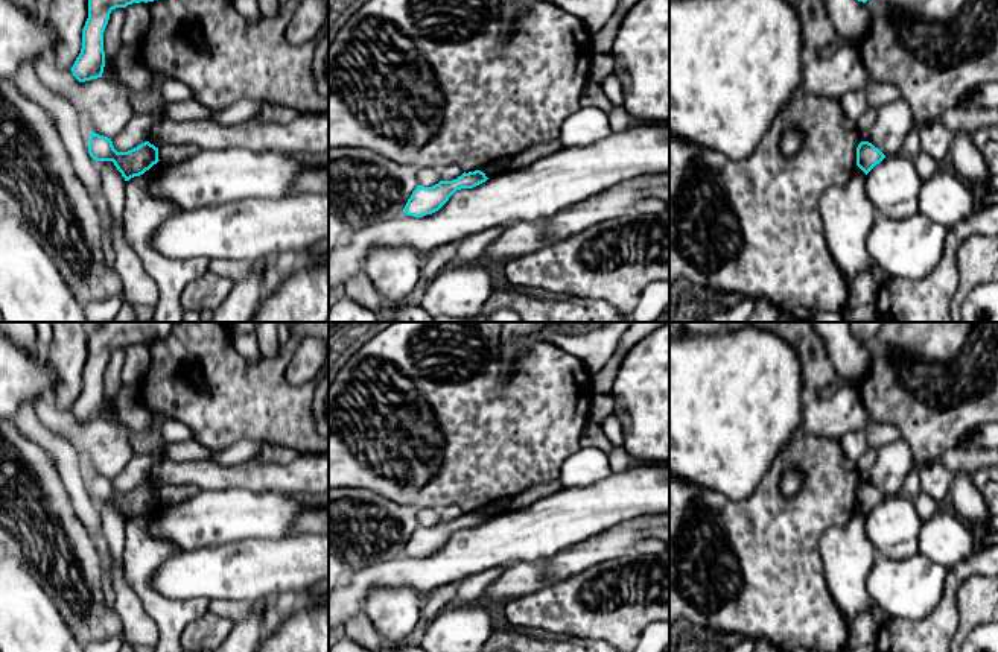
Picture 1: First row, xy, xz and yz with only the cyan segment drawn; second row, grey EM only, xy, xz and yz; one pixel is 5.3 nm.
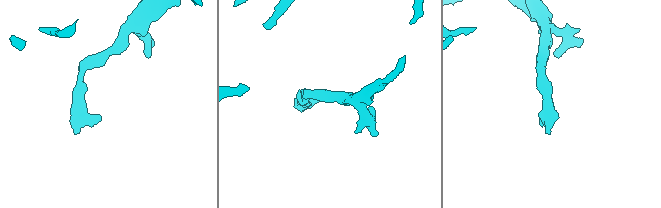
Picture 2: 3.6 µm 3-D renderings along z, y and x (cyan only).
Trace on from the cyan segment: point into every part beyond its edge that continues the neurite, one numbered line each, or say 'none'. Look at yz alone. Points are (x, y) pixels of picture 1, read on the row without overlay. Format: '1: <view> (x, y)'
none

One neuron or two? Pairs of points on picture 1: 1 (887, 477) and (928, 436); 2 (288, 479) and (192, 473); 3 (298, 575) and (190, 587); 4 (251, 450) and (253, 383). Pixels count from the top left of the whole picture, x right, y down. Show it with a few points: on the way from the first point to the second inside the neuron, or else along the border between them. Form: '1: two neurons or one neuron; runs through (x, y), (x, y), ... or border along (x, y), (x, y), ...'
1: two neurons; border along (902, 438), (919, 465)
2: one neuron; runs through (263, 476), (216, 476)
3: one neuron; runs through (271, 575), (218, 575)
4: two neurons; border along (262, 443), (239, 439), (216, 450)

